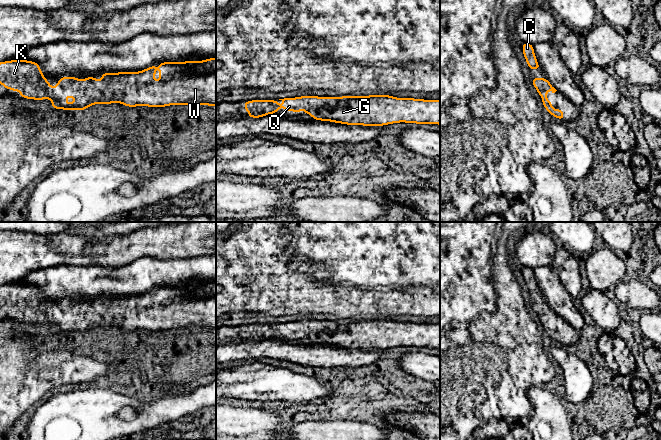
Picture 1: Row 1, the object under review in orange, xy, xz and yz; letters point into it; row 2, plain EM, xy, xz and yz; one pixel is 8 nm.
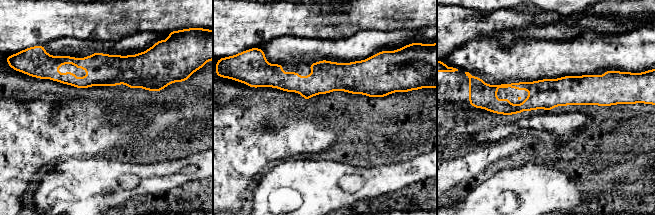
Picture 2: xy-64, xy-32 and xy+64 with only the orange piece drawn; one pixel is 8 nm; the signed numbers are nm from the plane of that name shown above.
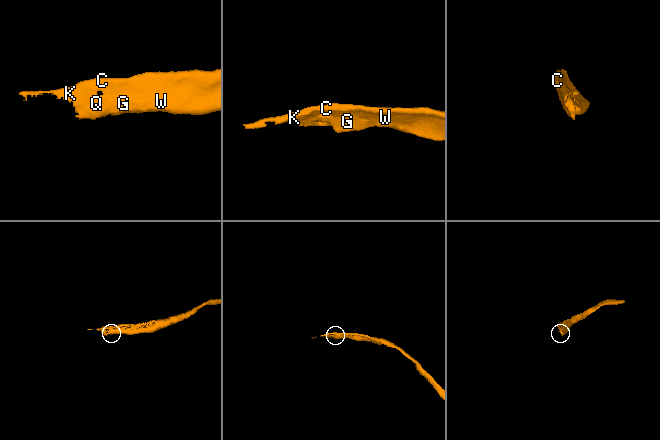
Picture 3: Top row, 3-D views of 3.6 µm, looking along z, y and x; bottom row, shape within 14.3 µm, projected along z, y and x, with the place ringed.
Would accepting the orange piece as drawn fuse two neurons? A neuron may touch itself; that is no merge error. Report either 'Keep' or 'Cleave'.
Keep

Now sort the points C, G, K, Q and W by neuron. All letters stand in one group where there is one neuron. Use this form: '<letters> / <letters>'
C G K Q W

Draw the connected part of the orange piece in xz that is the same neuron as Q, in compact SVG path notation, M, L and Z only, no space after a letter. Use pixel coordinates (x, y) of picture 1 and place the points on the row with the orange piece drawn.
M391 95L299 96L279 100L244 101L248 118L261 118L283 109L310 114L313 120L346 125L384 126L394 123L440 125L440 100Z

